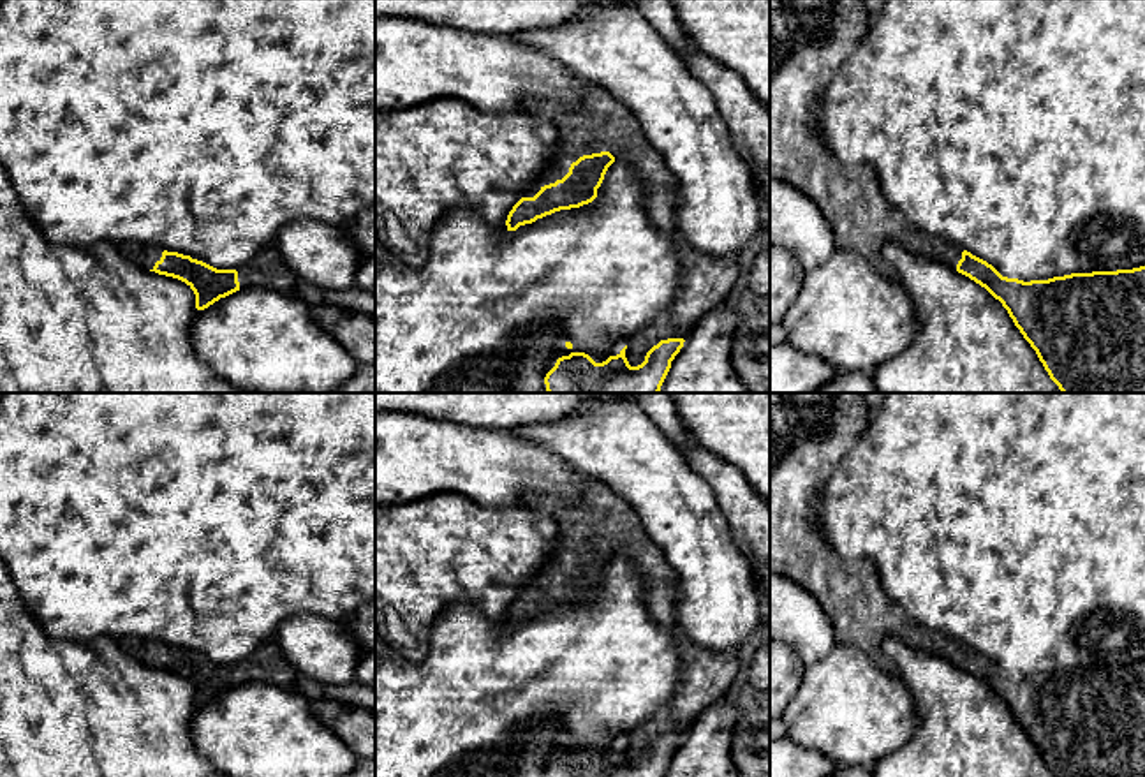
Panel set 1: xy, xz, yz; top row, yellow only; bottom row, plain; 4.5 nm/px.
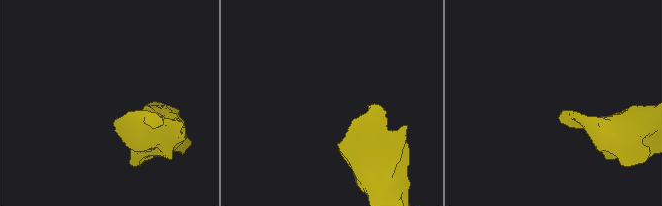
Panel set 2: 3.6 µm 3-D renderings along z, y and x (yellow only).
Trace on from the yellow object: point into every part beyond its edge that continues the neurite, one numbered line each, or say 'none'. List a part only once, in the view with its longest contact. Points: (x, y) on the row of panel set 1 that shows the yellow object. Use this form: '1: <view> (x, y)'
1: xz (599, 122)

